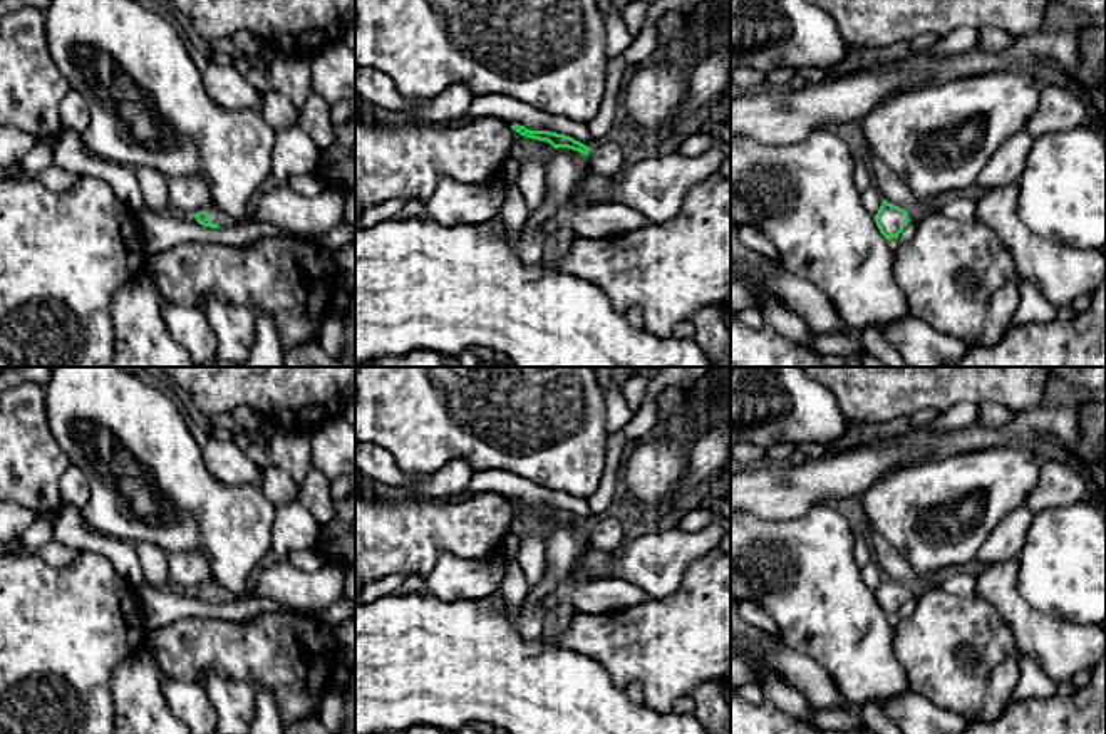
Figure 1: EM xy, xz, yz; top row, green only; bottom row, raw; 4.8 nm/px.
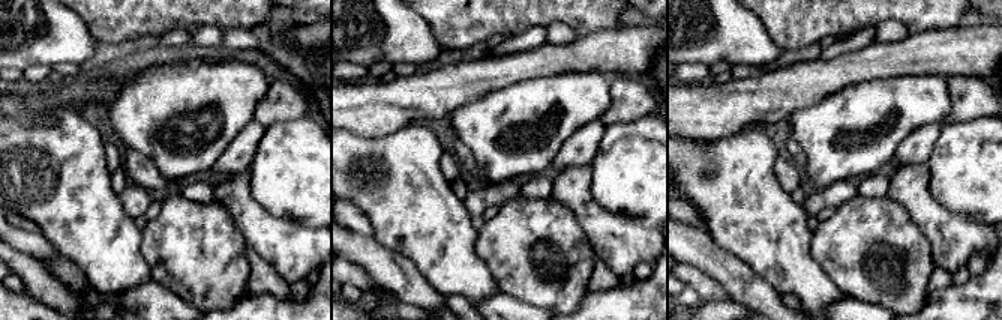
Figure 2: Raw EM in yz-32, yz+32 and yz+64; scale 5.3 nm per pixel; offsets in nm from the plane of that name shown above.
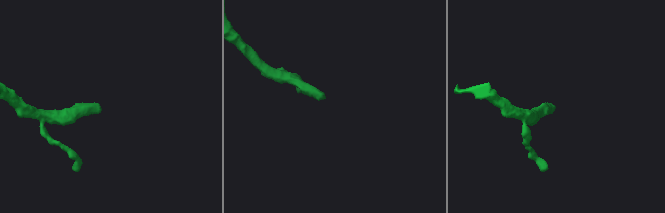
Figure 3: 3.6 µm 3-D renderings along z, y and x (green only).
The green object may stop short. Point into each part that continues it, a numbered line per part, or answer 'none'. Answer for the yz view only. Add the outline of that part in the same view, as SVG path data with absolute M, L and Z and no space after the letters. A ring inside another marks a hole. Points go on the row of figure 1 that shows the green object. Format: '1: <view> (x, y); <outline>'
1: yz (927, 206); M932 201L922 203L922 206L917 211L907 211L908 221L917 223L925 213L930 213L930 211L937 211Z

